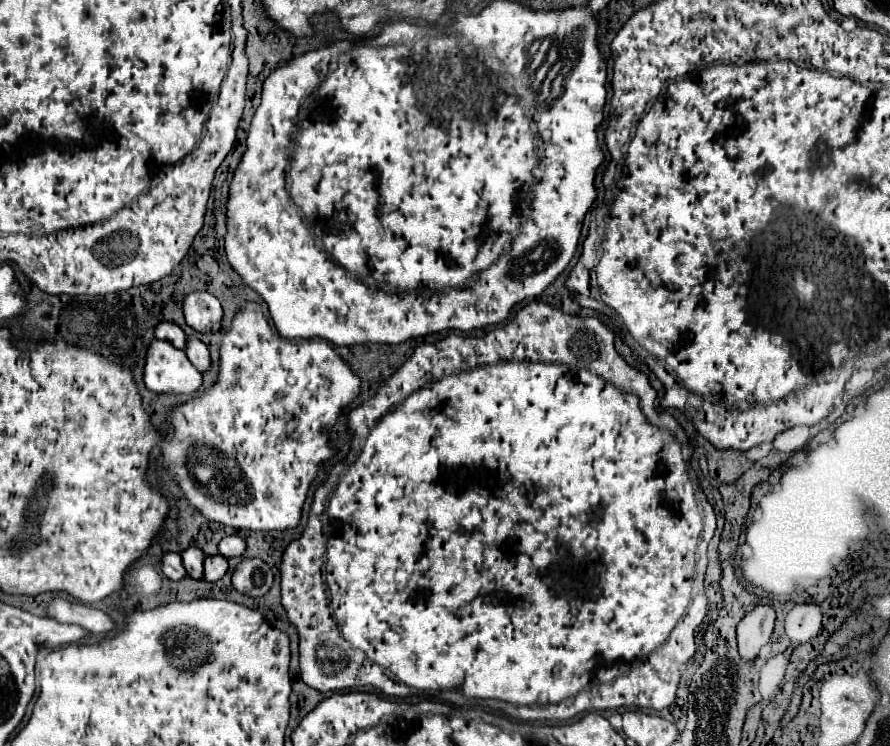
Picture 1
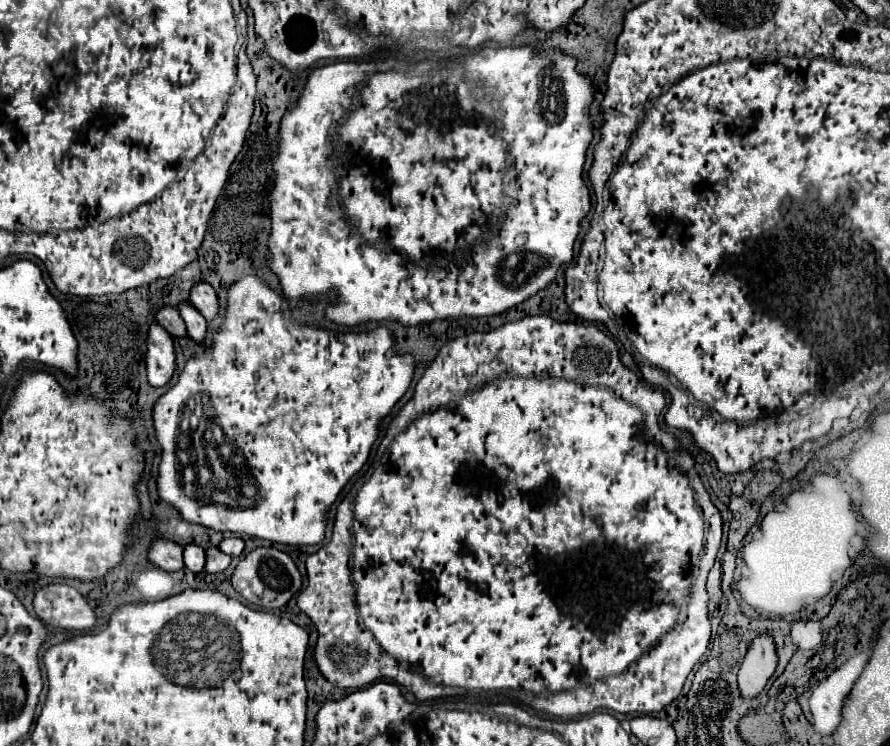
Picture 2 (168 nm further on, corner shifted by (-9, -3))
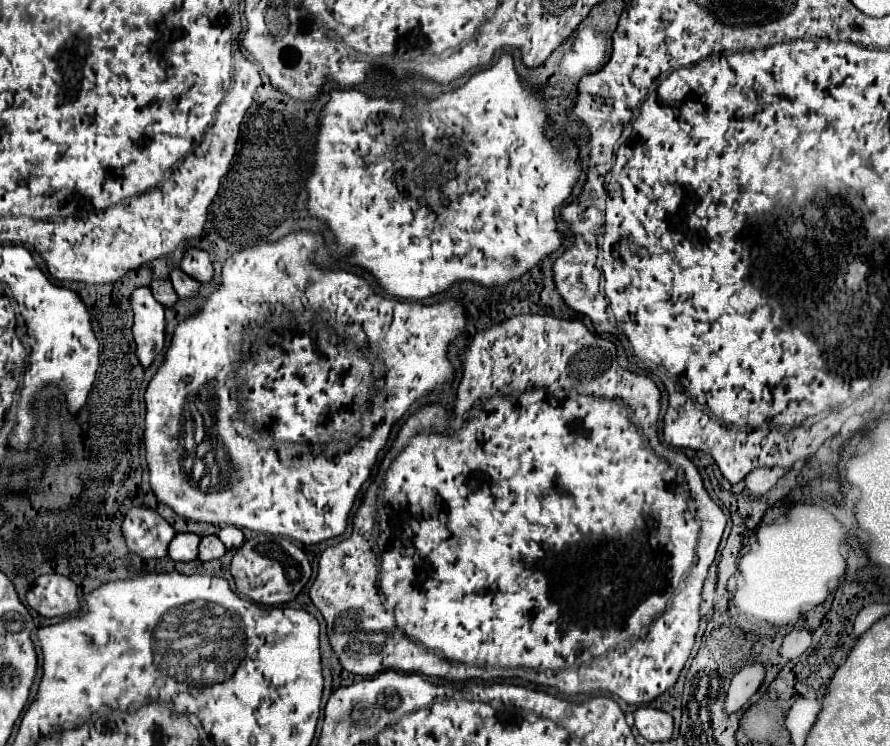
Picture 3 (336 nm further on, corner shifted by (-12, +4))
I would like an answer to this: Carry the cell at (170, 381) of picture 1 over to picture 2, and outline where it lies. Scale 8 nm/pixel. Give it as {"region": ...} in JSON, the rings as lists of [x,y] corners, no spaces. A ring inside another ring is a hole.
{"region":[[[153,322],[149,326],[149,332],[147,332],[145,366],[147,366],[147,380],[155,388],[165,386],[175,372],[173,338],[157,322]]]}

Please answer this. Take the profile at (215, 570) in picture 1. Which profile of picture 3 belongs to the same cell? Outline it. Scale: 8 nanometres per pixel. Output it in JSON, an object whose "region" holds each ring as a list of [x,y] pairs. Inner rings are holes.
{"region":[[[216,535],[202,537],[202,543],[200,543],[200,555],[198,555],[200,561],[220,559],[224,553],[226,553],[226,547],[222,545],[222,541],[220,541]]]}

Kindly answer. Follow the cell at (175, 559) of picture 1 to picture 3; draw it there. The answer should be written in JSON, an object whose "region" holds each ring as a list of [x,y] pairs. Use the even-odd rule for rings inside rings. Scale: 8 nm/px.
{"region":[[[134,507],[128,511],[122,523],[122,533],[130,551],[142,559],[166,557],[168,545],[176,535],[174,527],[166,519],[146,507]]]}

